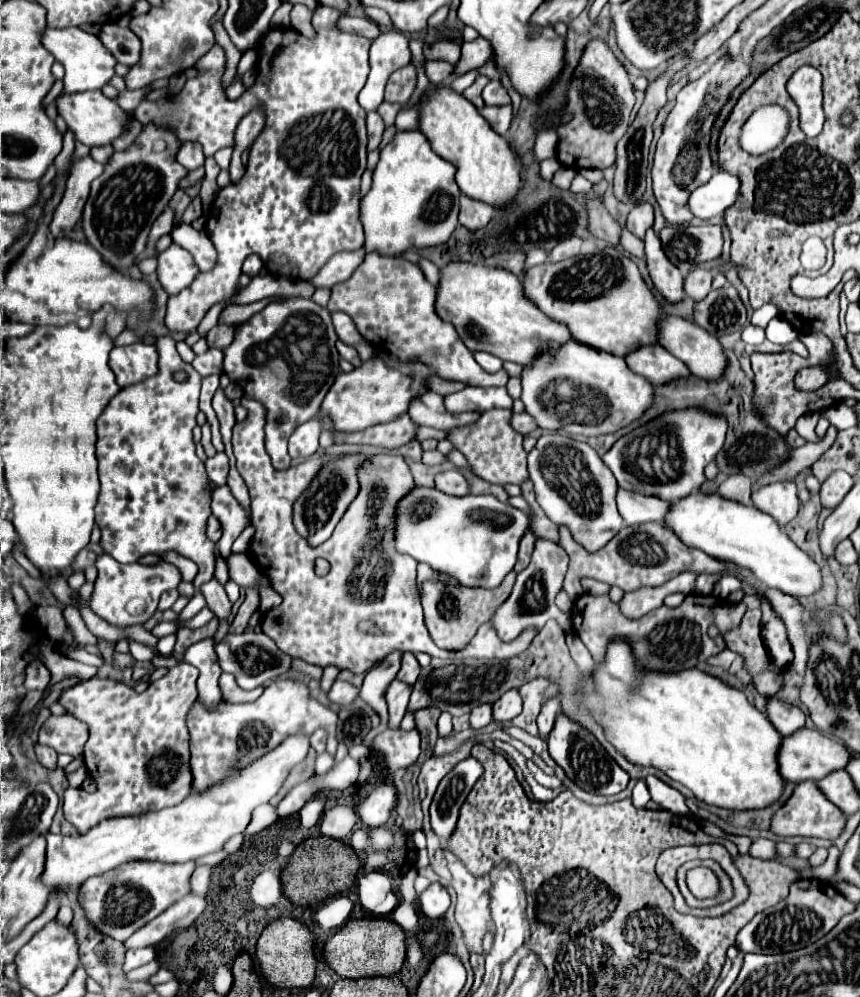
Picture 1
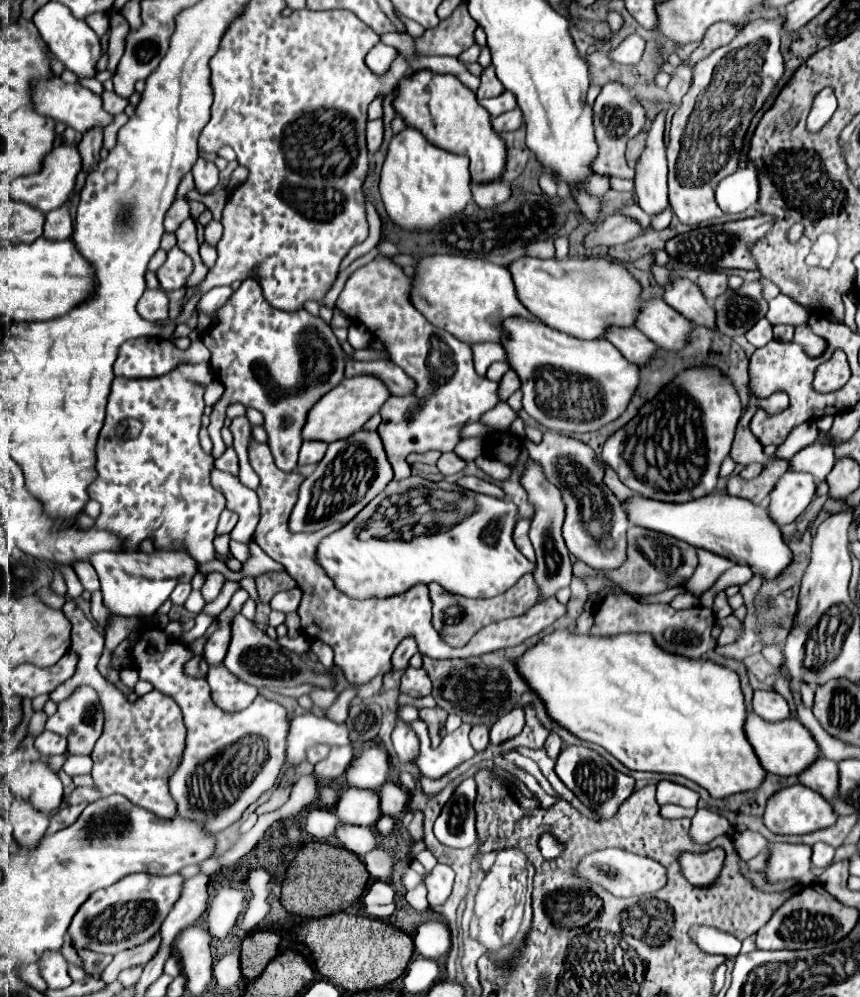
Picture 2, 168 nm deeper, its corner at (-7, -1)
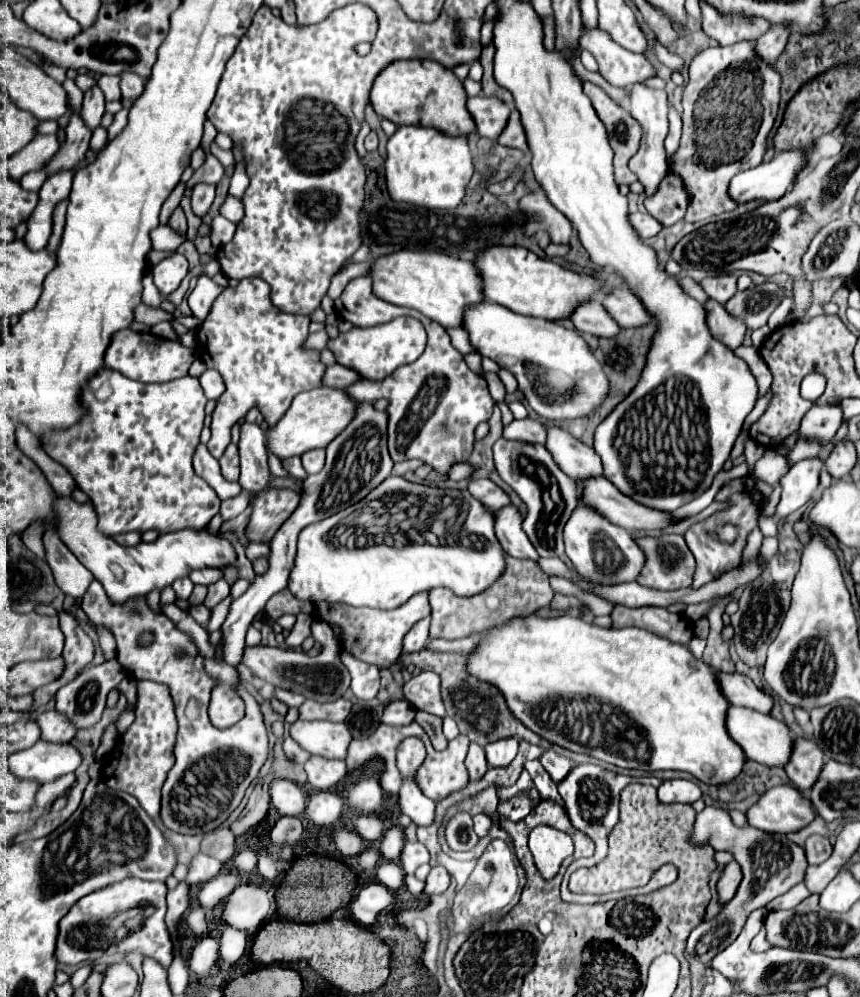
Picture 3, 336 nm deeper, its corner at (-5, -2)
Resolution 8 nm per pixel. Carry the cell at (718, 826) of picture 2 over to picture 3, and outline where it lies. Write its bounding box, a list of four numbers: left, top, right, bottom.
[686,806,808,964]

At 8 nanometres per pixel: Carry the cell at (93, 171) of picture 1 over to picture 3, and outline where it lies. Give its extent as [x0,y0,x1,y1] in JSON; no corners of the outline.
[80,84,106,128]

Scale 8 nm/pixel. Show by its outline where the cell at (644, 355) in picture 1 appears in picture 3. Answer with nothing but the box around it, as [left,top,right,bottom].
[570,298,620,338]

